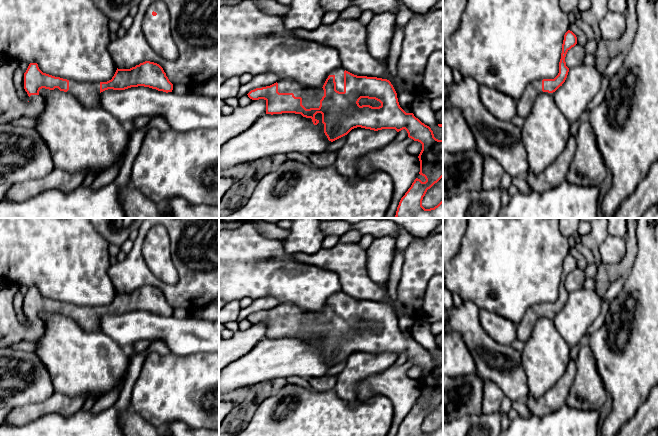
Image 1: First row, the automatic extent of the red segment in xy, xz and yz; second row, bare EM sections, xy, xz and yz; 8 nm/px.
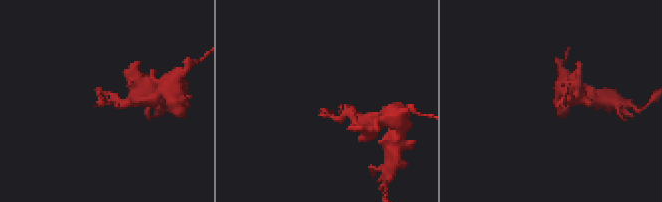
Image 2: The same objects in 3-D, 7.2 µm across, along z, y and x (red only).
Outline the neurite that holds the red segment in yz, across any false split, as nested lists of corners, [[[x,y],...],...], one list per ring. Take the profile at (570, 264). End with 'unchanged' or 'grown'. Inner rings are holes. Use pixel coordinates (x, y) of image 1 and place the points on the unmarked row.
[[[568,254],[564,259],[561,283],[559,286],[559,297],[554,303],[543,303],[532,305],[525,313],[523,319],[517,325],[516,338],[526,343],[535,324],[542,316],[553,317],[565,306],[569,292],[566,290],[565,281],[567,276],[577,268],[576,259]]] | grown

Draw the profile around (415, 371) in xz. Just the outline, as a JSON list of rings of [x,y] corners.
[[[413,365],[410,369],[407,371],[407,375],[414,379],[414,380],[419,380],[420,376],[422,374],[422,368],[418,365]]]

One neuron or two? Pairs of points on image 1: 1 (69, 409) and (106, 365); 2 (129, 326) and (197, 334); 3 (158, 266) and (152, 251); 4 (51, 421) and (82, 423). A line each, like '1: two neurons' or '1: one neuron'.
1: two neurons
2: one neuron
3: one neuron
4: one neuron

